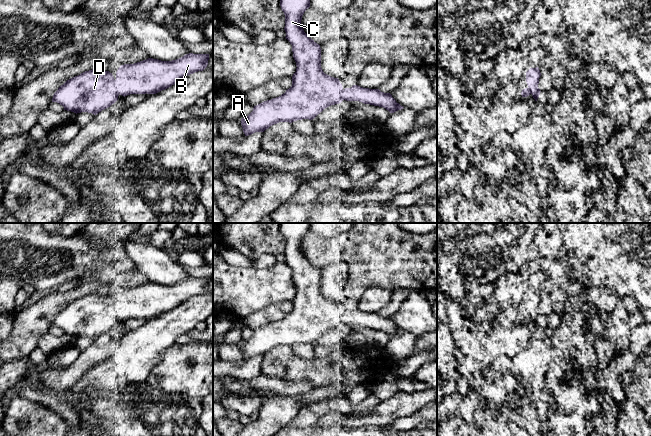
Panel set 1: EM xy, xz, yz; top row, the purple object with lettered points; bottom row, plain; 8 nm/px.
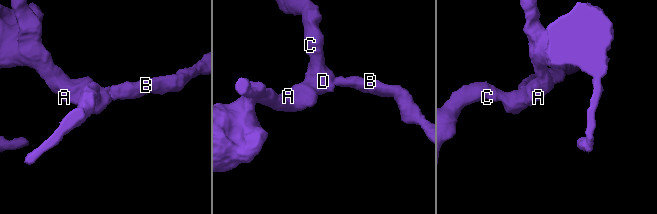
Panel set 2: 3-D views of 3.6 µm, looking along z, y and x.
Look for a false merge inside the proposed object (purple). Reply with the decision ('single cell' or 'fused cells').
single cell

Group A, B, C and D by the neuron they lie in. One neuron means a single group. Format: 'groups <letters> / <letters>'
groups A B C D

